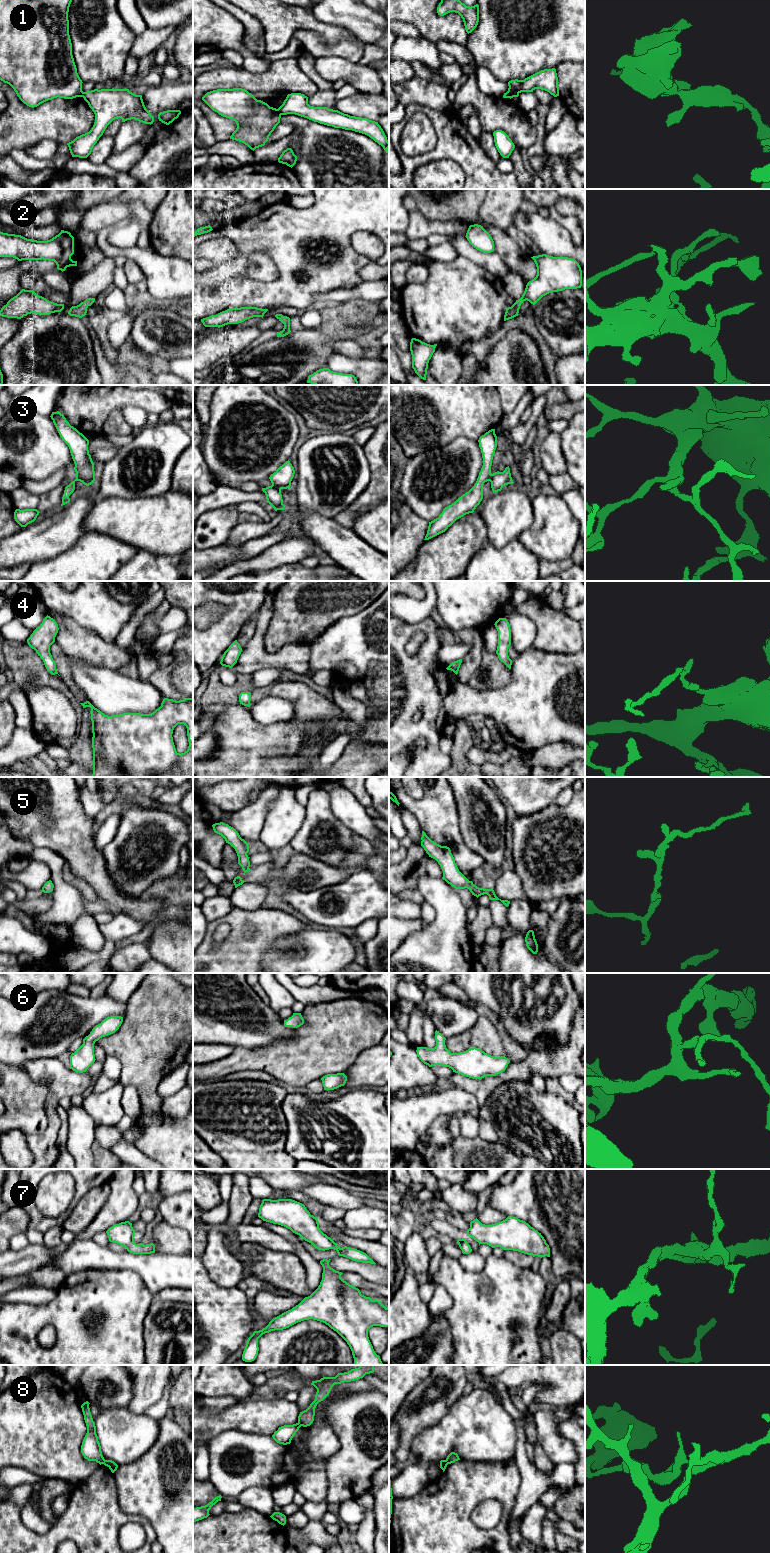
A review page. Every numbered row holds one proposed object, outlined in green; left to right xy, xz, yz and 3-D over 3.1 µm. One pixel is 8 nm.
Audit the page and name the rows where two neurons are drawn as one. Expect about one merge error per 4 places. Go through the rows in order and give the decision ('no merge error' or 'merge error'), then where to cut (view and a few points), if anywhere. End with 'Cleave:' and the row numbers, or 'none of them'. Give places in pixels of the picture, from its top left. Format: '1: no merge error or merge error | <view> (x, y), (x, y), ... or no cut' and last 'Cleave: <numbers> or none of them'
1: merge error | xz (277, 109), (281, 114)
2: no merge error | no cut
3: no merge error | no cut
4: no merge error | no cut
5: no merge error | no cut
6: no merge error | no cut
7: no merge error | no cut
8: merge error | xy (105, 1460), (102, 1463)
Cleave: 1, 8

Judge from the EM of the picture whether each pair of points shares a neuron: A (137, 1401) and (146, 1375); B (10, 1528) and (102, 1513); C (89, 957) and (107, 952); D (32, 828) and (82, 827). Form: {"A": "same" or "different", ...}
{"A": "same", "B": "same", "C": "same", "D": "same"}

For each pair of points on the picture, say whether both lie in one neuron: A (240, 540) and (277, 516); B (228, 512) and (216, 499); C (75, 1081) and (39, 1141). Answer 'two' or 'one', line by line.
A: one
B: two
C: one

